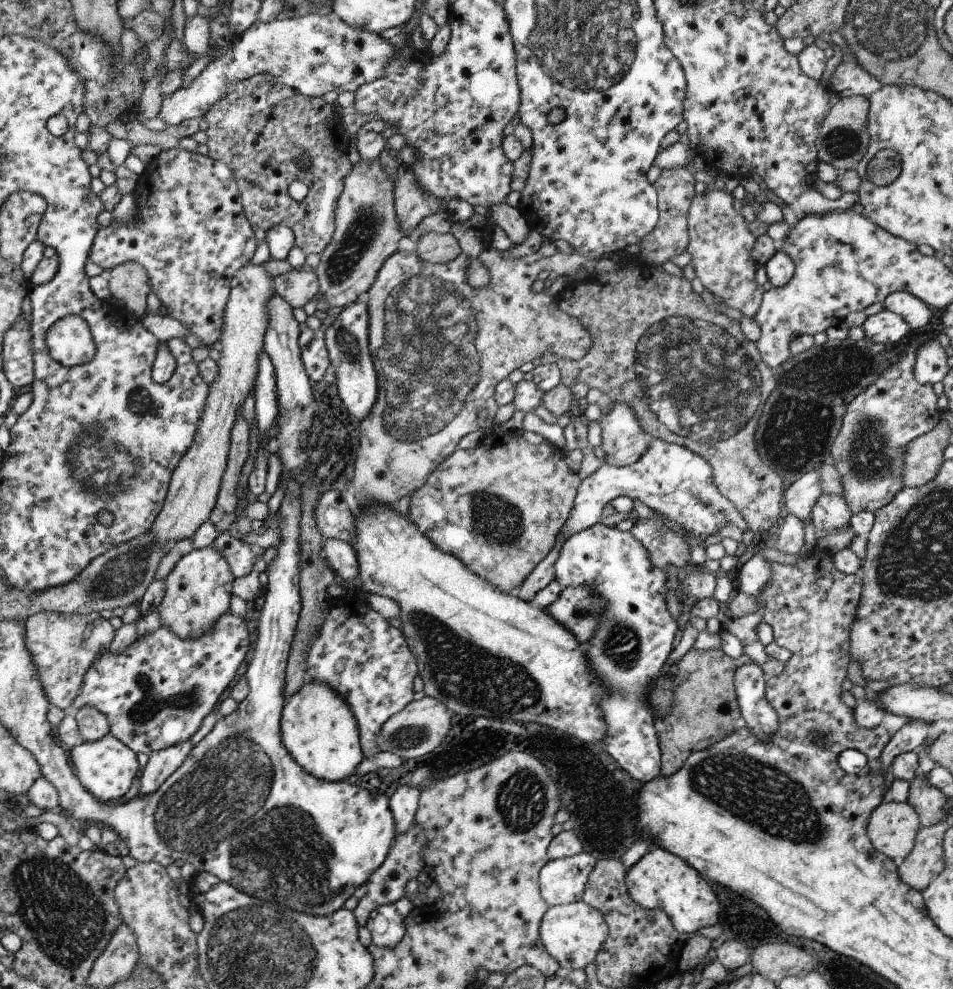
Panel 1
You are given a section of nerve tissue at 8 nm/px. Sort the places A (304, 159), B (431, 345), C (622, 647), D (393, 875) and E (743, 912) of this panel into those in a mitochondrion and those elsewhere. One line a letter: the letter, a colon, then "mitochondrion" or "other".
A: mitochondrion
B: mitochondrion
C: mitochondrion
D: other
E: mitochondrion

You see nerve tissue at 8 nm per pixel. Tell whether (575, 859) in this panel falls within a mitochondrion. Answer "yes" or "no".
no

